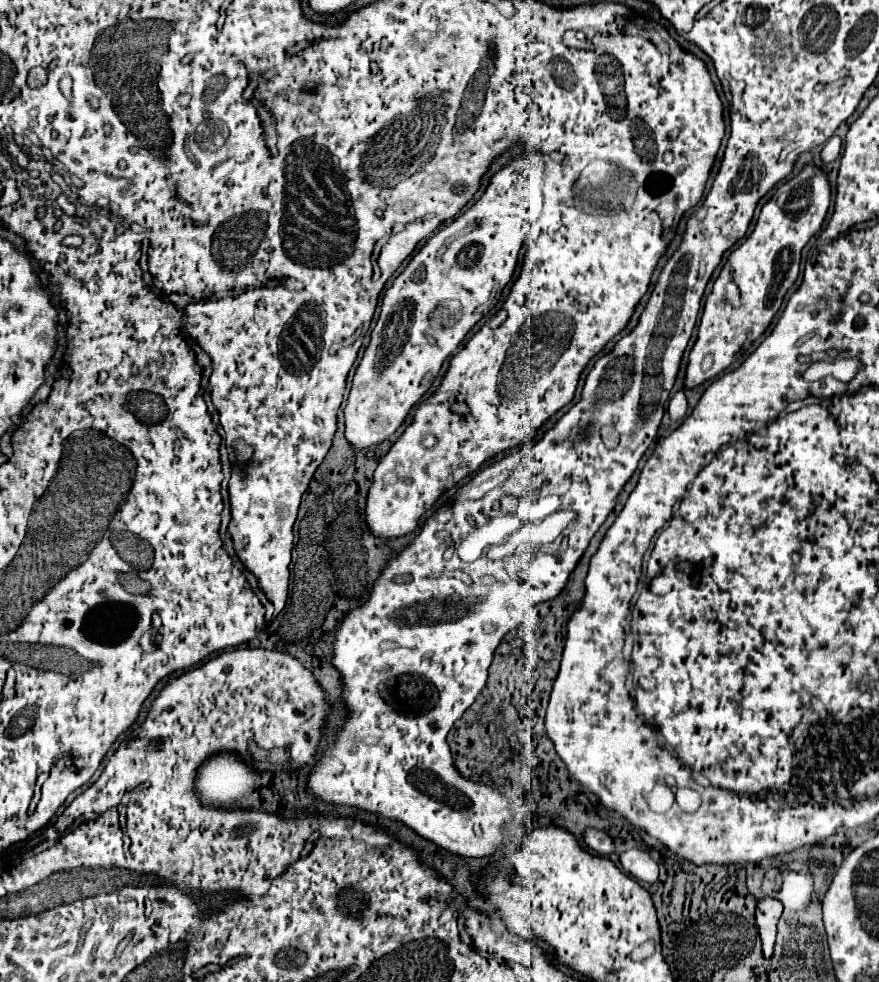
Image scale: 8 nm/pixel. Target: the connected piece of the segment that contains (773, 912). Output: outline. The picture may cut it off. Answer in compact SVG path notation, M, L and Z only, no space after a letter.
M762 897L756 903L756 925L762 939L764 959L772 957L774 951L774 939L776 939L776 923L782 915L782 903L772 897Z

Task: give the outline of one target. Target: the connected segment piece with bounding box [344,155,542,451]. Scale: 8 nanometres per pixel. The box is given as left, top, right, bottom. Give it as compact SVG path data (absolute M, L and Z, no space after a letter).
M520 155L518 159L514 159L510 165L506 165L502 171L498 171L486 193L480 197L480 201L476 201L466 213L462 213L462 217L454 219L446 229L438 231L434 237L428 239L428 243L412 257L412 261L406 265L406 269L394 279L392 287L386 291L384 299L382 299L382 311L380 311L380 317L378 317L378 323L372 331L372 337L370 337L370 343L364 351L364 357L354 373L354 379L352 379L352 387L350 387L350 397L348 397L348 403L344 407L344 435L346 435L346 441L352 445L354 451L360 451L360 449L368 449L370 445L378 445L382 441L386 441L406 419L408 411L418 403L418 399L424 395L424 387L422 387L422 379L426 373L438 373L442 363L458 349L458 345L462 343L462 339L468 335L468 331L488 313L488 309L495 304L495 301L499 294L506 287L506 283L512 279L512 273L516 269L516 261L518 261L518 251L522 247L522 241L530 229L530 225L540 217L540 211L542 211L542 177L532 169L530 165L530 159L526 155Z

